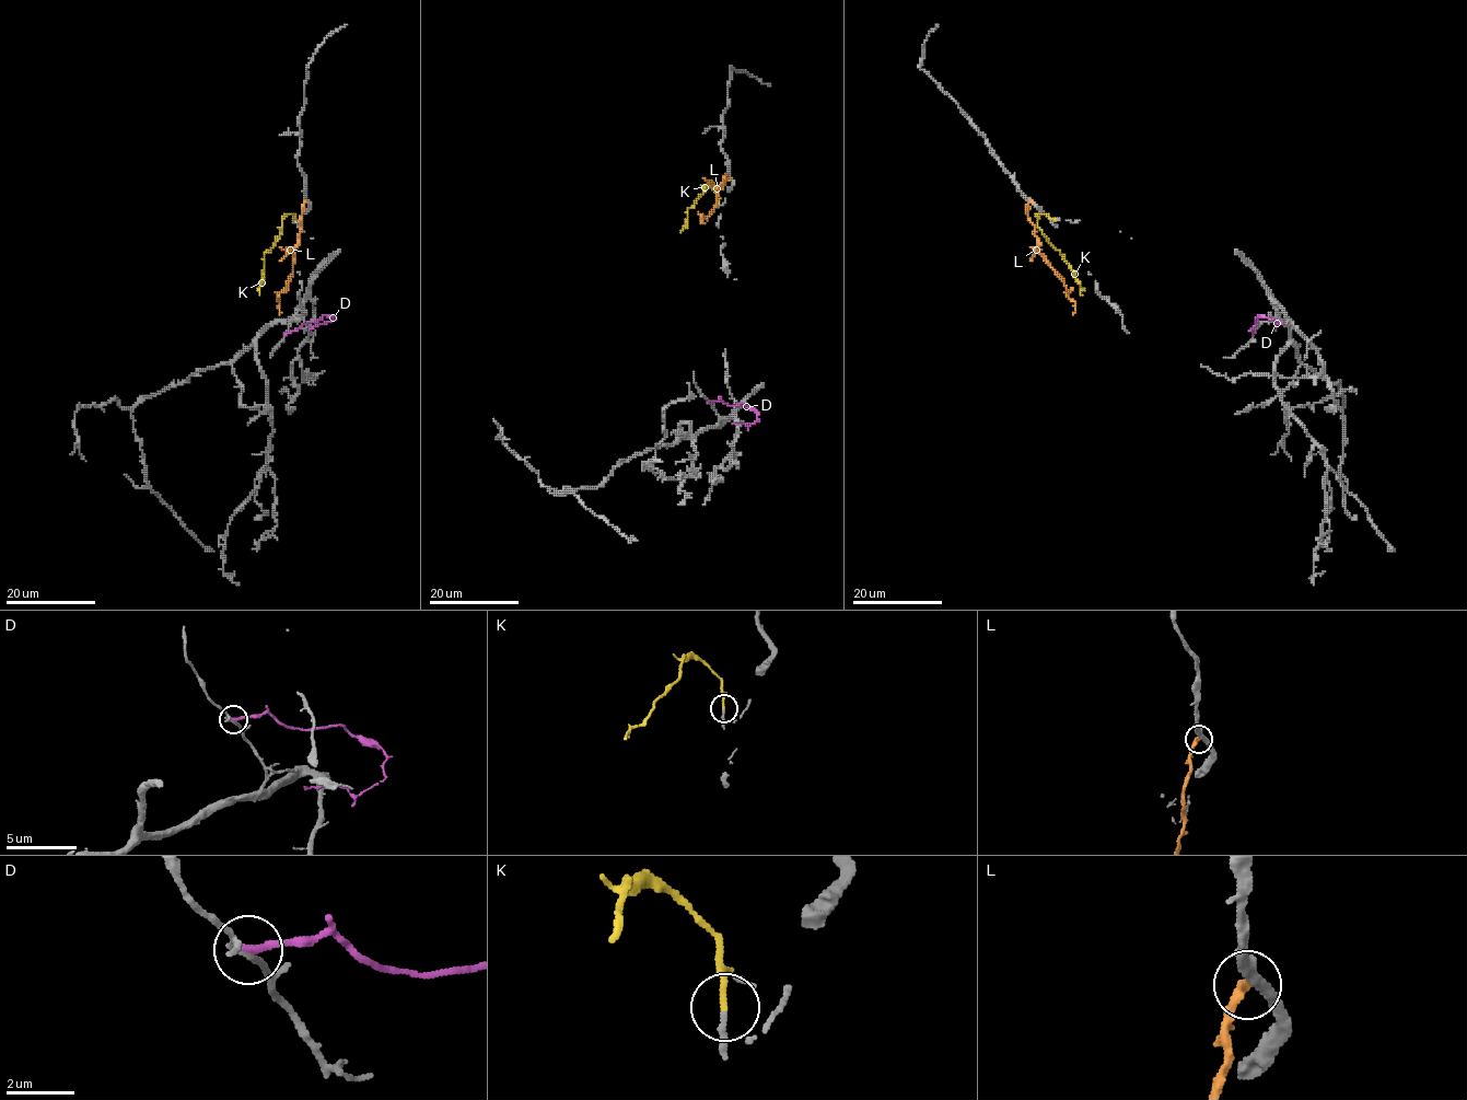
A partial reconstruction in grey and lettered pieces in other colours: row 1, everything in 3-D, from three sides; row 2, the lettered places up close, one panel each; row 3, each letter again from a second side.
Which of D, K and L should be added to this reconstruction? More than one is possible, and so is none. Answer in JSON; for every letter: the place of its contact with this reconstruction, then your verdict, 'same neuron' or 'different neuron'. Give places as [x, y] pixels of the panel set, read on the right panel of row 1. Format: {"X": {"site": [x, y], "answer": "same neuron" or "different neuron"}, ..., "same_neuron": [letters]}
{"D": {"site": [1254, 334], "answer": "different neuron"}, "K": {"site": [1054, 219], "answer": "same neuron"}, "L": {"site": [1031, 200], "answer": "different neuron"}, "same_neuron": ["K"]}

